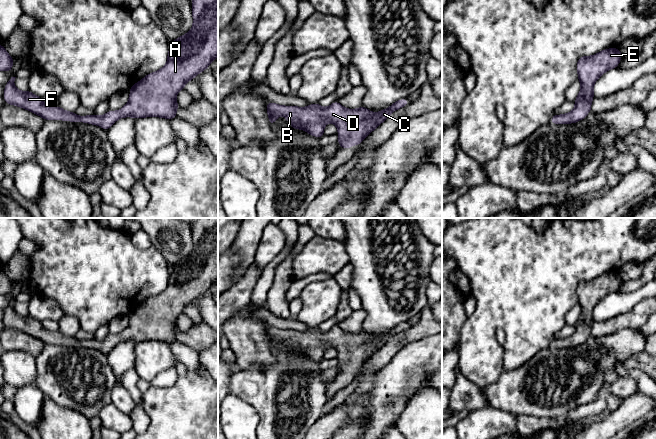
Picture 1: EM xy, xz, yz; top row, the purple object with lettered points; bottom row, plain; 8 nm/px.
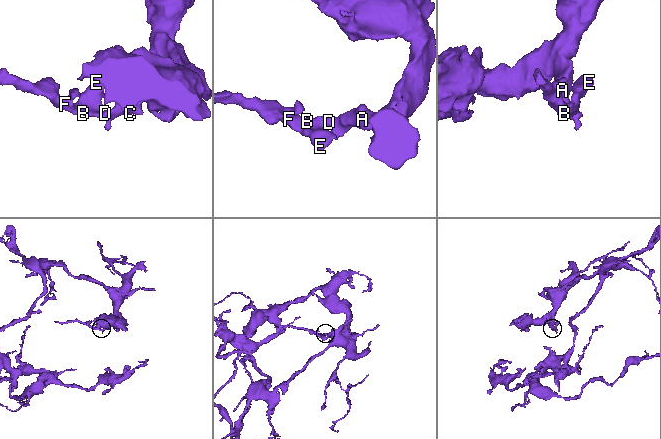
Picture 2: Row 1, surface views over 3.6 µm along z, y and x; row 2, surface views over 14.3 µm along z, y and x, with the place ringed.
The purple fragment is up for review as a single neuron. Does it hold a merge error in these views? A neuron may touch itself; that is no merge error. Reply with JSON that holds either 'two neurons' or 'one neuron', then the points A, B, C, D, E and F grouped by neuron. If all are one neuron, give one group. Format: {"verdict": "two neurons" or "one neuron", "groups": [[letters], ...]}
{"verdict": "one neuron", "groups": [["A", "B", "C", "D", "E", "F"]]}

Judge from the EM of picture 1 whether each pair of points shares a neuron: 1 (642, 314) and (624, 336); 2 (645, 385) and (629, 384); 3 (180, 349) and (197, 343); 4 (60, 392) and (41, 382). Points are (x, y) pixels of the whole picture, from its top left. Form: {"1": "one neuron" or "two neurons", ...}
{"1": "two neurons", "2": "two neurons", "3": "two neurons", "4": "one neuron"}

